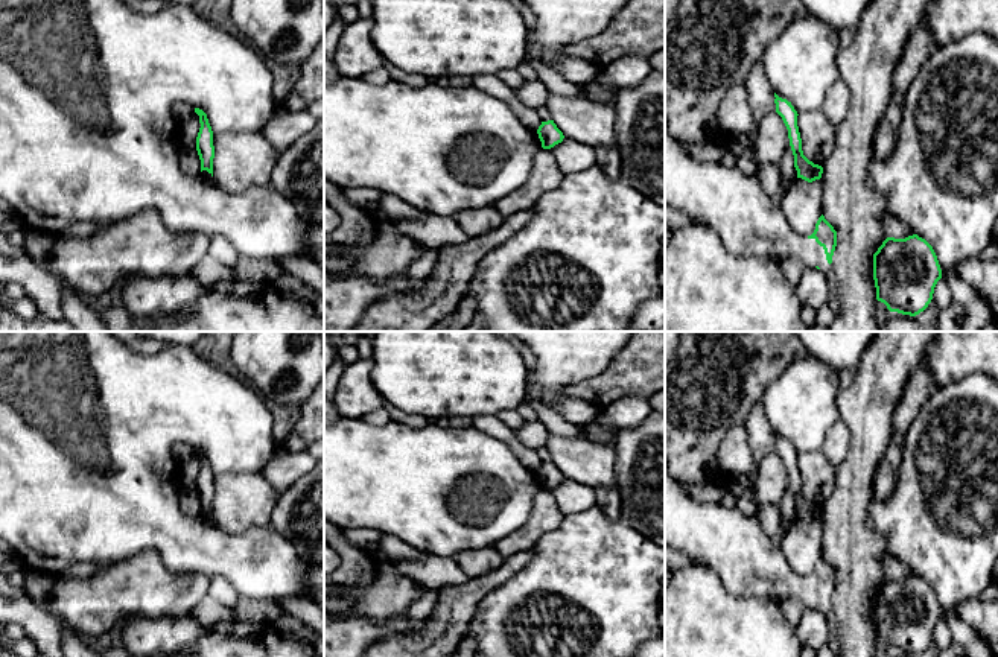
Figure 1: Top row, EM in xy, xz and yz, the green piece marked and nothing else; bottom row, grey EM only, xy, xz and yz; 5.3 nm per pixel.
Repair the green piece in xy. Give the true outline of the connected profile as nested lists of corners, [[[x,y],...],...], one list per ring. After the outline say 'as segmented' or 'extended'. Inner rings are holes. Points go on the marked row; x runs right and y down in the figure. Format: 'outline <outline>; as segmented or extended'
outline [[[195,108],[195,113],[199,116],[199,132],[196,137],[196,151],[201,160],[201,172],[207,170],[213,176],[213,158],[215,158],[215,146],[213,146],[213,131],[208,123],[207,114]]]; as segmented

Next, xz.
outline [[[554,120],[542,122],[537,129],[537,134],[543,149],[551,149],[555,144],[561,143],[564,138],[563,132],[557,128]]]; as segmented

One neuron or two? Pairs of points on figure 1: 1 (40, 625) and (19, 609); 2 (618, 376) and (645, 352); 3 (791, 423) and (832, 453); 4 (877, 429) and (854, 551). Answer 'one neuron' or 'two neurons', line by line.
1: one neuron
2: one neuron
3: two neurons
4: one neuron

